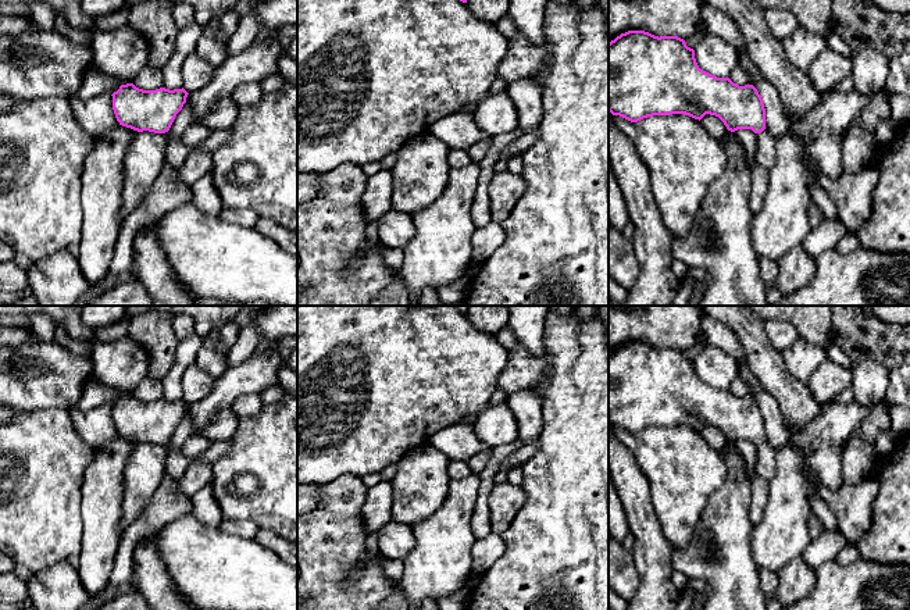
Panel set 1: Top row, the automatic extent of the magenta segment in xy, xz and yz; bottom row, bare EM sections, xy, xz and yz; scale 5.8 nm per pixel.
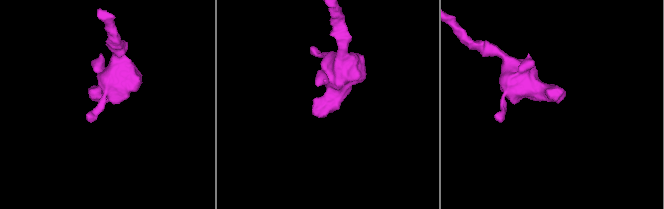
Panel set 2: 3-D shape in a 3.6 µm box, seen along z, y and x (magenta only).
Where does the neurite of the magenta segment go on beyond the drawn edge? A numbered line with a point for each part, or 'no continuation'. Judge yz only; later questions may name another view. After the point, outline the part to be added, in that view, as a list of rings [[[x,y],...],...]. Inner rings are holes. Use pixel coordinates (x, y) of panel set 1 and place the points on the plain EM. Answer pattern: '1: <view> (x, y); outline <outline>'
1: yz (766, 455); outline [[[767,440],[757,445],[756,475],[770,482],[775,475],[777,450]]]

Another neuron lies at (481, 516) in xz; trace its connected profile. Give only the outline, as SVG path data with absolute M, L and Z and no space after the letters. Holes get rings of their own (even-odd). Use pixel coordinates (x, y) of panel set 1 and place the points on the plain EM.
M513 442L493 449L493 454L489 464L486 465L485 470L478 472L479 491L471 516L471 528L477 539L481 539L492 532L488 497L492 488L495 486L493 484L495 475L497 474L499 467L504 461L504 459L515 453L522 446L524 445L521 442Z

